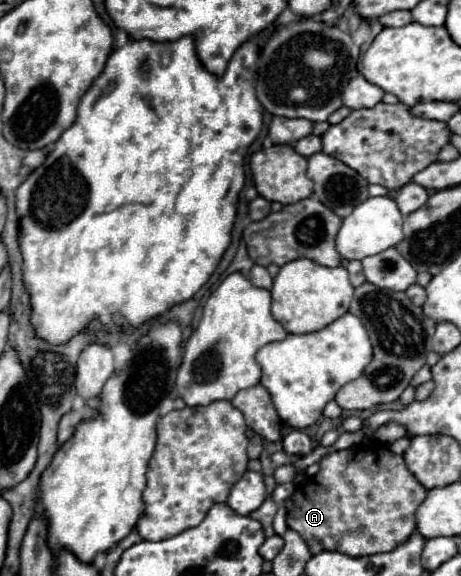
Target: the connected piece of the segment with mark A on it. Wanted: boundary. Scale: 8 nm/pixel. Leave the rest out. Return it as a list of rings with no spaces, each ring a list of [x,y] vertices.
[[[355,446],[327,454],[319,466],[321,470],[315,476],[317,486],[303,486],[301,492],[293,494],[293,508],[287,514],[287,526],[303,536],[311,554],[319,554],[323,550],[335,550],[349,556],[389,552],[415,532],[415,510],[425,500],[427,490],[407,470],[403,456],[395,456],[383,446]]]

